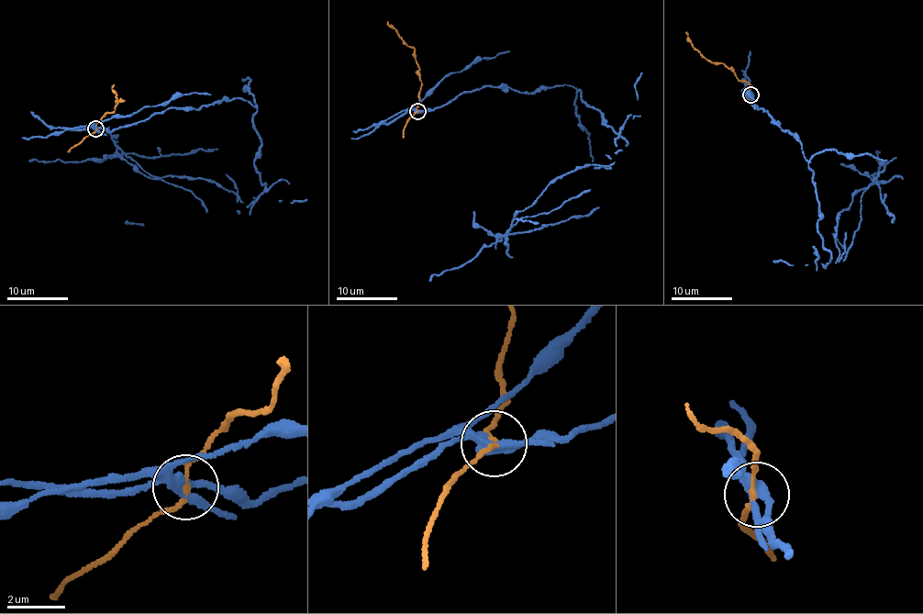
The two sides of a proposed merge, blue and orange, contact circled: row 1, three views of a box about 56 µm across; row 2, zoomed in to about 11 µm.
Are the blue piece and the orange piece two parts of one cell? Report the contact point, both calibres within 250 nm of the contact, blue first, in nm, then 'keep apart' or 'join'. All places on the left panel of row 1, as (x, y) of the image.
(95, 128) | 320/130 nm | keep apart

